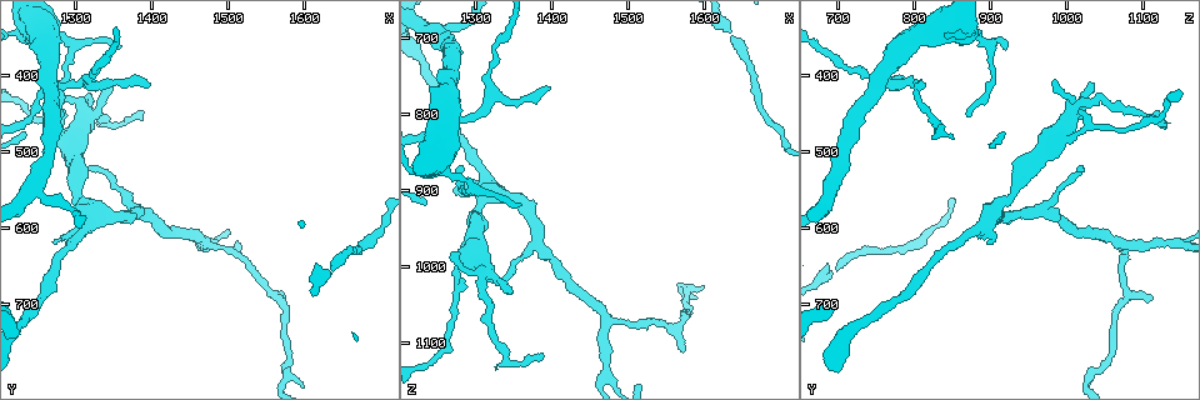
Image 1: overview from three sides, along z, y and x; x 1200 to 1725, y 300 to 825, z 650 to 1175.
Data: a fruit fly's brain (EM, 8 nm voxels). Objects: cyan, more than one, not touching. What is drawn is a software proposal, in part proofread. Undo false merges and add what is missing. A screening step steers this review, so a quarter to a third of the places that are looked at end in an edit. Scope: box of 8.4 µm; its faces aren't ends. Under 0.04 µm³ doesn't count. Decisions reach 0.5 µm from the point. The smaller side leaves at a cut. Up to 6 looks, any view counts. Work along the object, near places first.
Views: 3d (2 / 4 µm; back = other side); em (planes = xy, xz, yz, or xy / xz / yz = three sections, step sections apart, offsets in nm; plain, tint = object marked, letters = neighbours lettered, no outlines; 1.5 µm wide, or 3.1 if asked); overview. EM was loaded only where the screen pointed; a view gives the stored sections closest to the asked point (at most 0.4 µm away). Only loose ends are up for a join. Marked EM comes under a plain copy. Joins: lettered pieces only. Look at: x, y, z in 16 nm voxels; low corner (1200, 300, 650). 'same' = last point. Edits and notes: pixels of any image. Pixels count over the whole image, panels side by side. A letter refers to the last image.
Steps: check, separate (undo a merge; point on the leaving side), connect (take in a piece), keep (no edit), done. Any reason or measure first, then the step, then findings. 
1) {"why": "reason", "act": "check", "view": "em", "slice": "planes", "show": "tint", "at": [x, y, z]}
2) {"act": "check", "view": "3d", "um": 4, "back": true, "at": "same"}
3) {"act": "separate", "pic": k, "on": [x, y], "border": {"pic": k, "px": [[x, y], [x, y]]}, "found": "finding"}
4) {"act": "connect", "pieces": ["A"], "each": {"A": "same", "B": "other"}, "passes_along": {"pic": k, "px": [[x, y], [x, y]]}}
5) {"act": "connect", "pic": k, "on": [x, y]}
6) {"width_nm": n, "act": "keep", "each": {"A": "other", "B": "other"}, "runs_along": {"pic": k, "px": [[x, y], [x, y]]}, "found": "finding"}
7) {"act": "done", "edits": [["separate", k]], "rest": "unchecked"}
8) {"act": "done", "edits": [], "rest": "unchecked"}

{"why": "three arms meet", "act": "check", "view": "em", "slice": "planes", "show": "letters", "at": [1475, 625, 1070]}

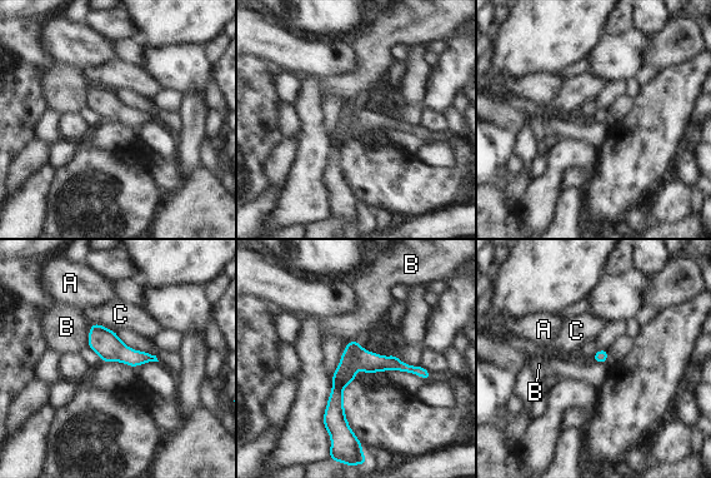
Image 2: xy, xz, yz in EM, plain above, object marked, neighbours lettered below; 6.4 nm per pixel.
{"act": "keep", "each": {"A": "other", "B": "other", "C": "other"}, "border": {"pic": 2, "px": [[91, 324], [88, 345]]}, "found": "continuous, no second neuron"}

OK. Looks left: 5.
{"why": "an open end", "act": "check", "view": "em", "slice": "xz", "step": 8, "show": "tint", "at": [1270, 615, 895]}

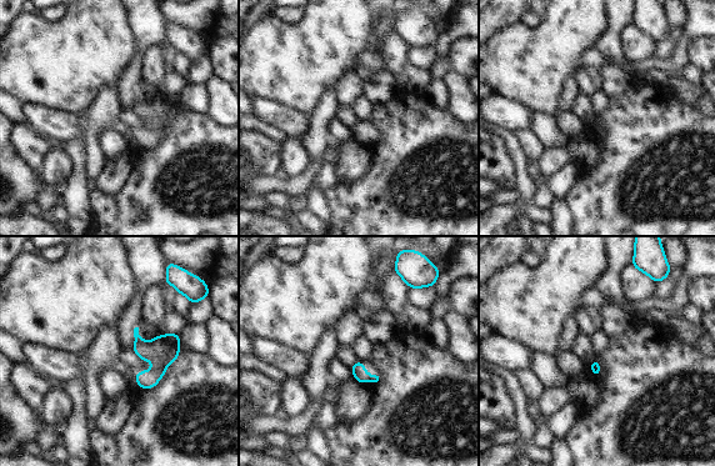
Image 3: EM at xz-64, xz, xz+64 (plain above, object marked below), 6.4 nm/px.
{"act": "check", "view": "em", "slice": "planes", "show": "letters", "at": "same"}

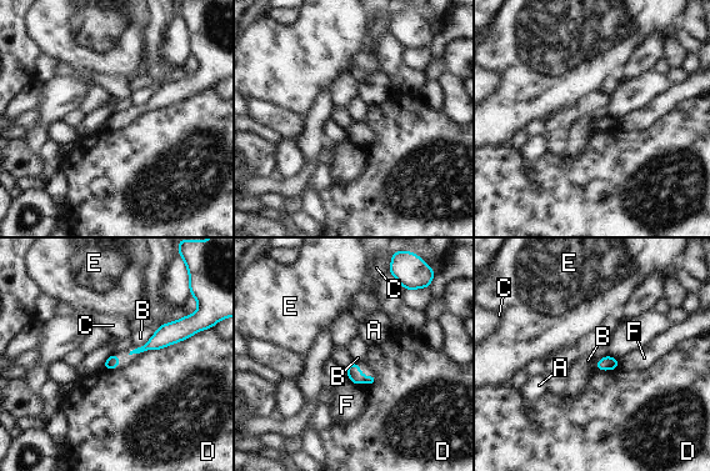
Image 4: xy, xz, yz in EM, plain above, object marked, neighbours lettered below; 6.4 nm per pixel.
{"act": "keep", "each": {"A": "other", "B": "other", "C": "other", "D": "other", "E": "other", "F": "other"}, "border": {"pic": 4, "px": [[156, 329], [143, 345], [130, 351]]}, "found": "none of them fits"}

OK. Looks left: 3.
{"why": "thin end", "act": "check", "view": "3d", "um": 2, "back": true, "at": [1400, 410, 770]}

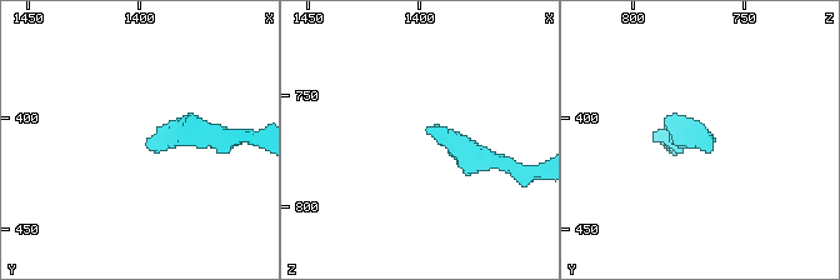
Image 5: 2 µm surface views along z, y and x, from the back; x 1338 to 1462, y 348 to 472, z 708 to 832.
{"act": "check", "view": "em", "slice": "planes", "show": "letters", "at": [1395, 413, 767]}

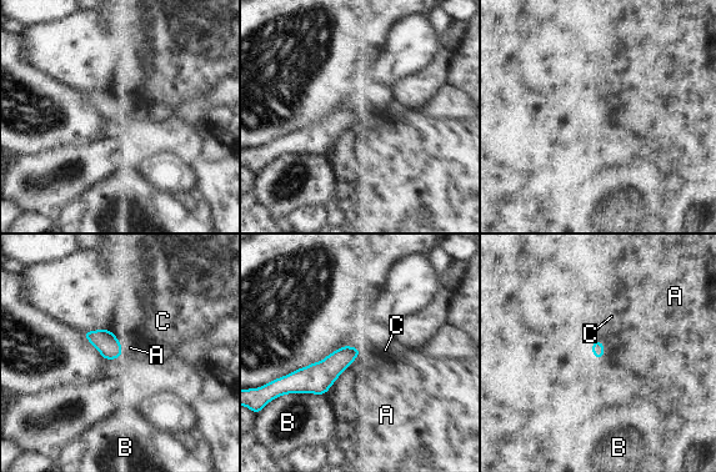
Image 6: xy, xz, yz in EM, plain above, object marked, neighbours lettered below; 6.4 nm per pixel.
{"act": "keep", "each": {"A": "other", "B": "other", "C": "other"}, "border": {"pic": 6, "px": [[360, 352], [325, 393]]}, "found": "no lettered piece goes on from it"}

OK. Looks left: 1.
{"act": "done", "edits": [], "rest": "unchecked"}

